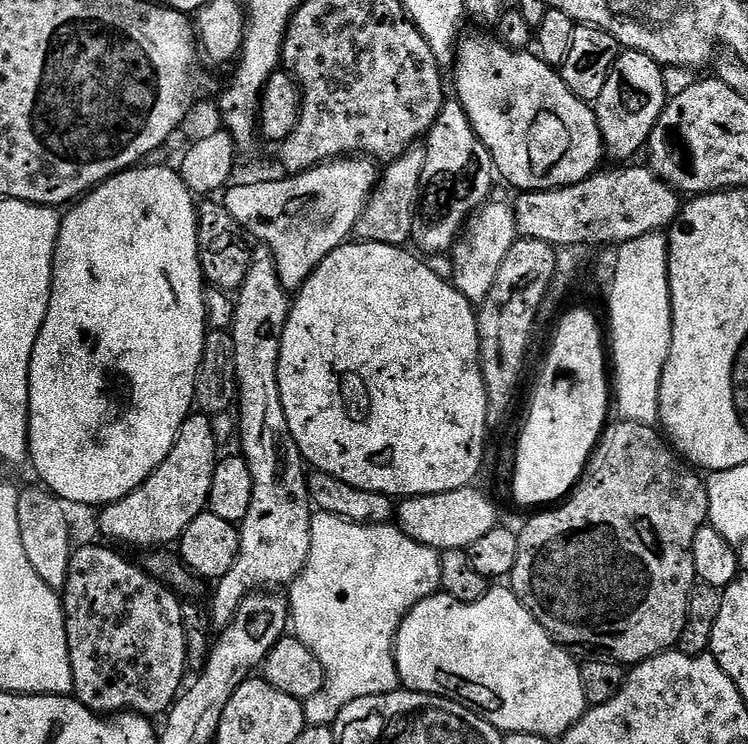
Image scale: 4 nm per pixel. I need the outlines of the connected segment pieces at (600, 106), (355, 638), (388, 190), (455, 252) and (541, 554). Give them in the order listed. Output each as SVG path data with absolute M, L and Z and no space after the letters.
M621 51L610 78L606 78L606 86L602 86L602 94L594 101L596 121L600 127L600 134L604 138L607 151L611 155L613 152L616 156L632 156L639 148L643 149L652 136L652 131L662 114L665 103L664 68L641 52Z
M325 512L313 515L310 550L298 578L290 585L290 624L296 639L301 640L324 667L329 704L328 709L317 710L316 716L320 719L317 721L335 721L340 709L350 702L390 694L401 687L394 651L396 631L416 603L441 591L441 578L440 552L412 540L391 523L355 524Z
M423 147L407 148L397 160L391 161L383 169L382 179L375 189L364 215L356 224L355 235L370 244L407 245L413 239L416 227L416 213L422 195L422 170L426 166L426 151Z
M485 203L467 221L462 235L450 249L453 276L451 279L454 281L456 289L471 302L481 302L491 294L491 288L498 278L498 272L502 270L502 262L506 258L506 254L510 254L510 250L518 239L516 213L513 205L511 203L492 203Z
M623 418L617 421L617 424L609 423L600 433L600 441L596 443L588 465L584 467L584 475L571 495L559 506L541 511L544 512L541 516L534 517L524 529L519 529L518 562L514 562L510 587L516 597L524 603L526 610L534 614L534 618L557 644L573 644L576 648L597 648L600 651L597 653L611 658L621 666L635 666L663 652L673 651L680 643L680 635L686 626L688 599L698 583L692 553L694 534L698 534L698 530L709 523L708 489L705 481L695 476L697 473L669 447L665 437L653 425L630 422Z

